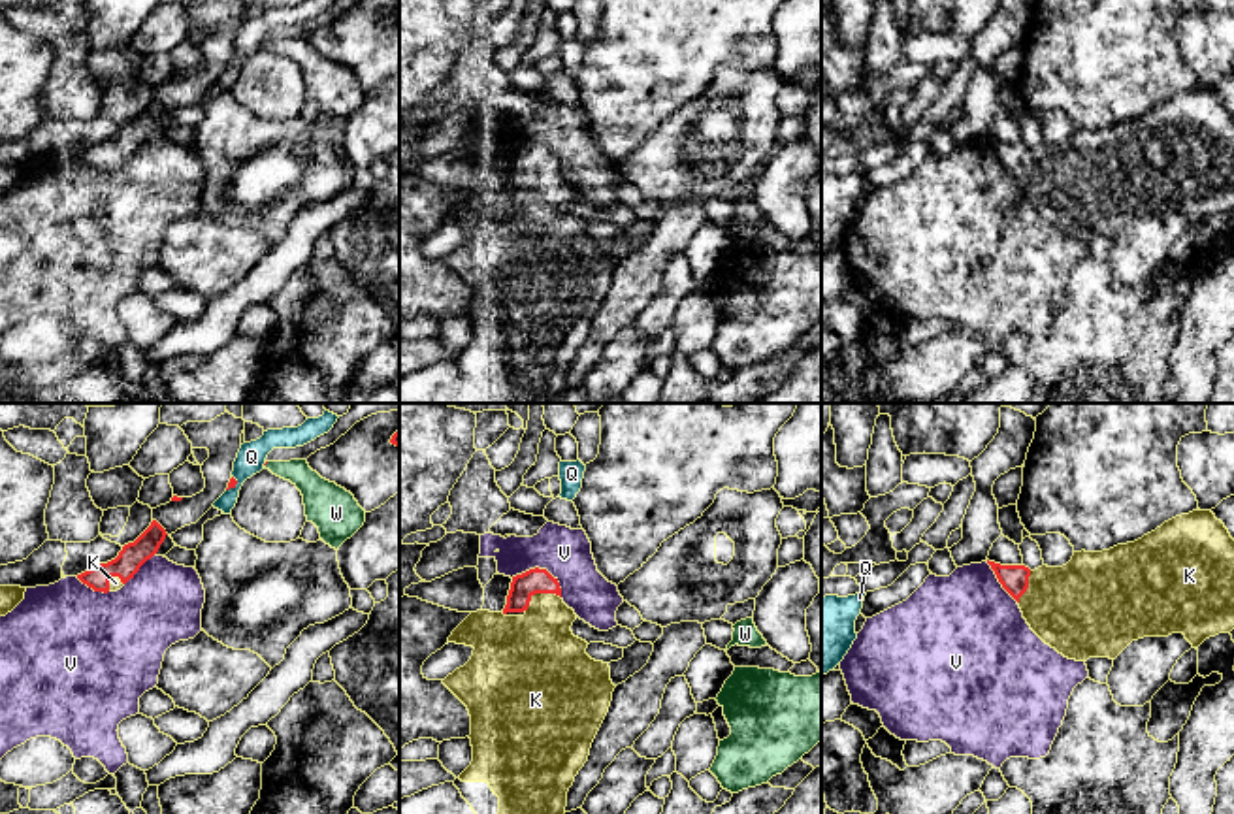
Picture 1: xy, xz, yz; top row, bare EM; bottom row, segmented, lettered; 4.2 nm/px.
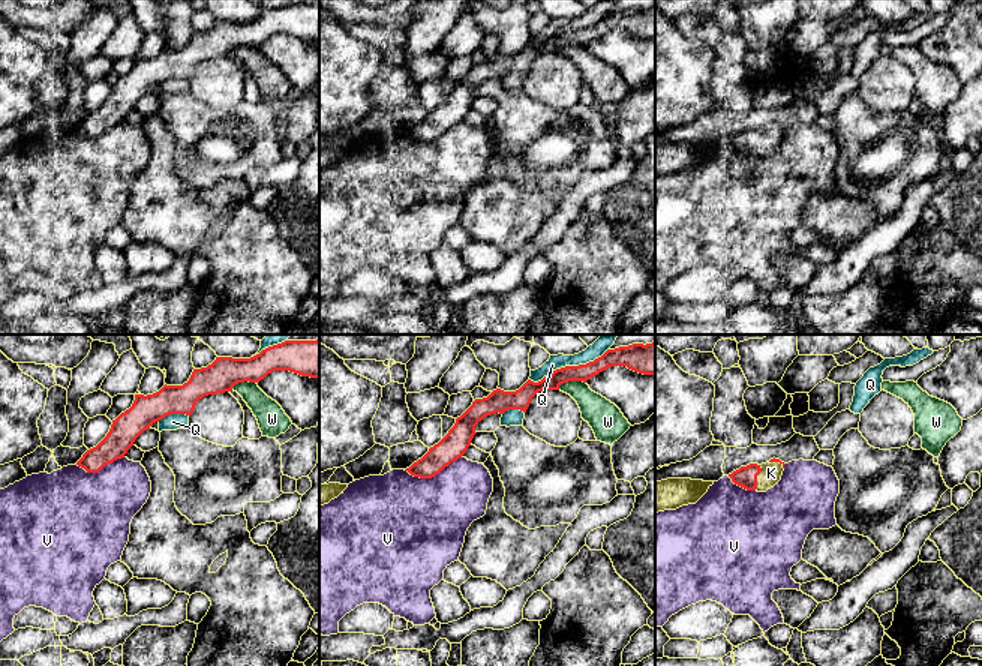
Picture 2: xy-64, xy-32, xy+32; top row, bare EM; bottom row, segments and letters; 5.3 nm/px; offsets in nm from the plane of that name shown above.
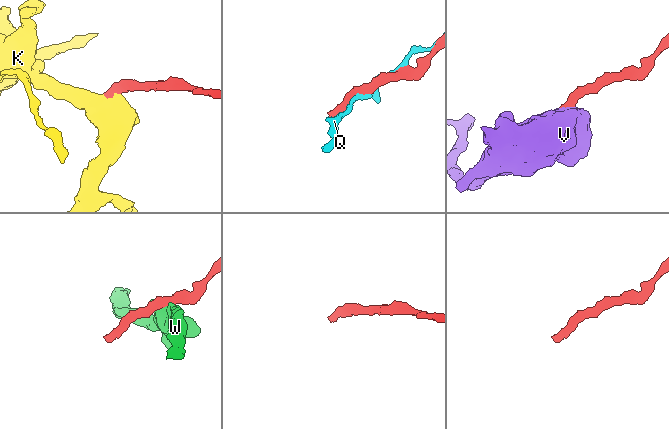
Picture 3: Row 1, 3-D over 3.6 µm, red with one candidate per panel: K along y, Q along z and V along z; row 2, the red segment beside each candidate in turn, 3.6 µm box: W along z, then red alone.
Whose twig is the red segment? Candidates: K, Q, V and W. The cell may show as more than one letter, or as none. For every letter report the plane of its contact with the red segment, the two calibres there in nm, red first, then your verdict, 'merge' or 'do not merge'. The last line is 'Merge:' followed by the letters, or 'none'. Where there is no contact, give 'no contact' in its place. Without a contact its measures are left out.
K: xz | 110/320 nm | merge
Q: xy | 40/120 nm | do not merge
V: xz | 110/220 nm | do not merge
W: no contact | do not merge
Merge: K

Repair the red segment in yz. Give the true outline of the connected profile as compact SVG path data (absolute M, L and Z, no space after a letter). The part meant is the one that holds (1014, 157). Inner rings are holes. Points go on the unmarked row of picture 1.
M1193 89L1189 92L1176 94L1164 100L1155 109L1144 113L1142 117L1127 122L1117 122L1110 128L1102 130L1074 130L1072 138L1063 145L1047 145L1042 143L1031 149L1025 143L1000 143L989 139L1002 166L1017 179L1023 196L1031 204L1031 207L1051 226L1063 232L1068 237L1087 239L1089 236L1110 236L1115 237L1132 219L1144 215L1168 215L1172 211L1183 211L1185 217L1198 226L1206 217L1215 215L1219 211L1230 211L1234 207L1234 117L1221 98L1215 96L1211 89Z

